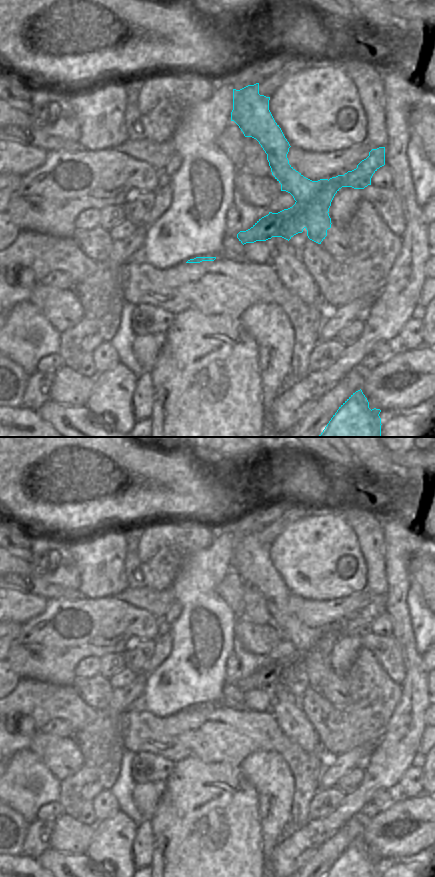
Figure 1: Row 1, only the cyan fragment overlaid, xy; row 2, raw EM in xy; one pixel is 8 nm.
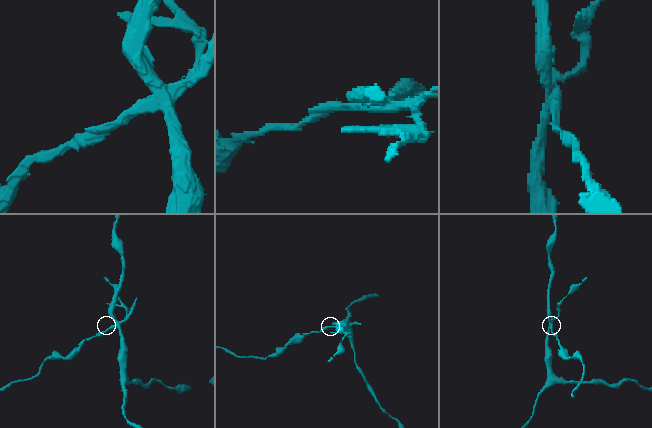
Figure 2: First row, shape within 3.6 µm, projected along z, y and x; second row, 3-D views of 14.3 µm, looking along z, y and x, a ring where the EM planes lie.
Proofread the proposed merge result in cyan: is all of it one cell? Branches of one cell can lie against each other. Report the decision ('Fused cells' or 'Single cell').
Fused cells

